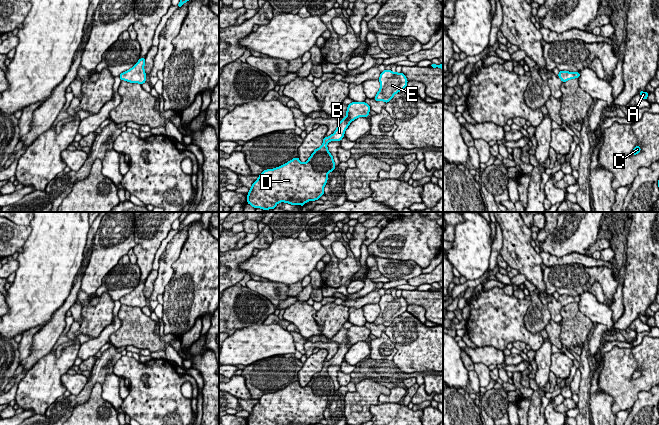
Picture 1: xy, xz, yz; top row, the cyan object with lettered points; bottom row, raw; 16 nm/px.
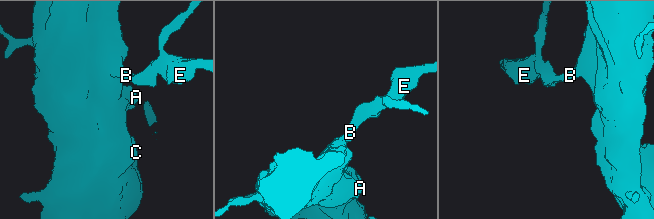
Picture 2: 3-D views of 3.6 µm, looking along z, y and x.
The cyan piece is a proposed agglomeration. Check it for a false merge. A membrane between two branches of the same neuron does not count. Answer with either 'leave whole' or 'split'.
leave whole

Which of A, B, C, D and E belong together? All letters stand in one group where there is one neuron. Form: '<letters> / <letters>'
A B C D E

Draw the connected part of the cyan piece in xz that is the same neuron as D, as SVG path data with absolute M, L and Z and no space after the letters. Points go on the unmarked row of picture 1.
M365 326L348 328L346 341L338 347L332 359L323 363L321 371L315 373L305 387L301 387L296 381L277 392L264 394L252 408L247 418L247 425L315 425L320 423L324 419L323 413L327 407L328 397L336 391L327 368L330 365L341 365L349 348L358 341L367 341L370 334L370 330Z

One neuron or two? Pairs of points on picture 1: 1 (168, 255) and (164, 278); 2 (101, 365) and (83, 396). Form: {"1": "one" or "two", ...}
{"1": "one", "2": "one"}

